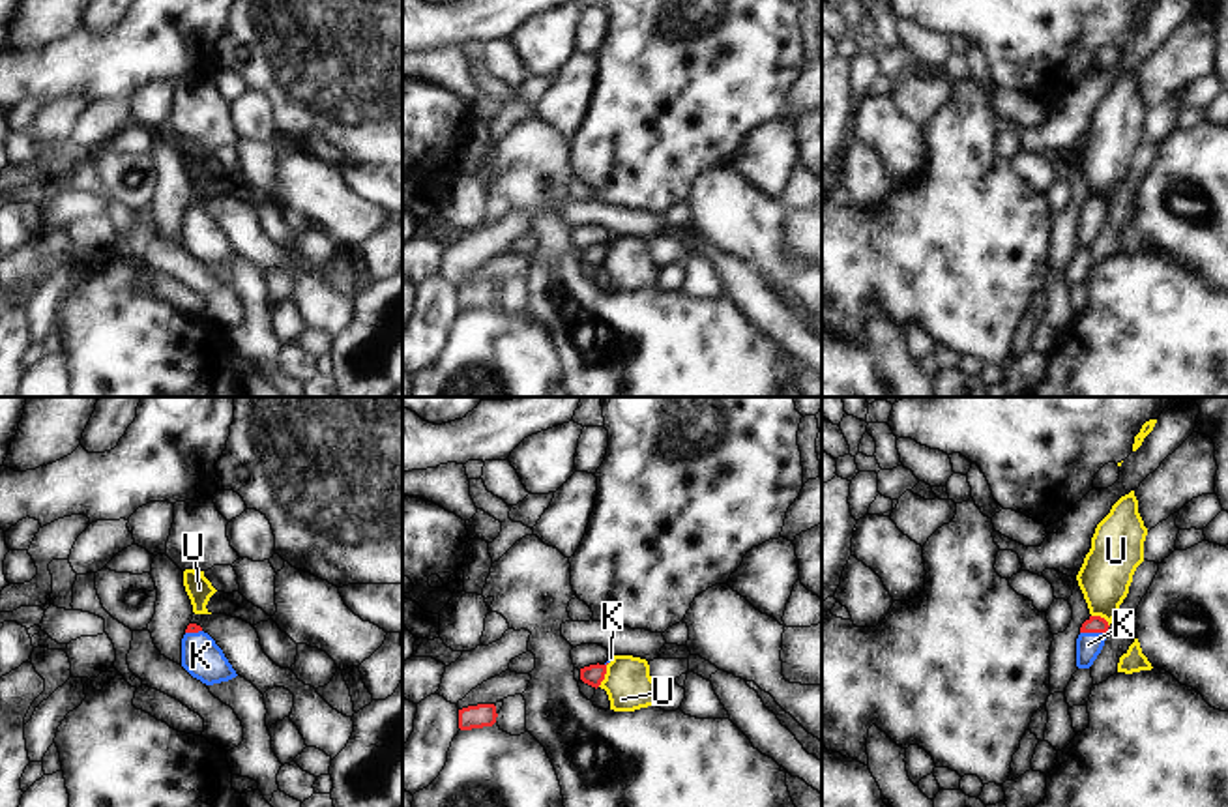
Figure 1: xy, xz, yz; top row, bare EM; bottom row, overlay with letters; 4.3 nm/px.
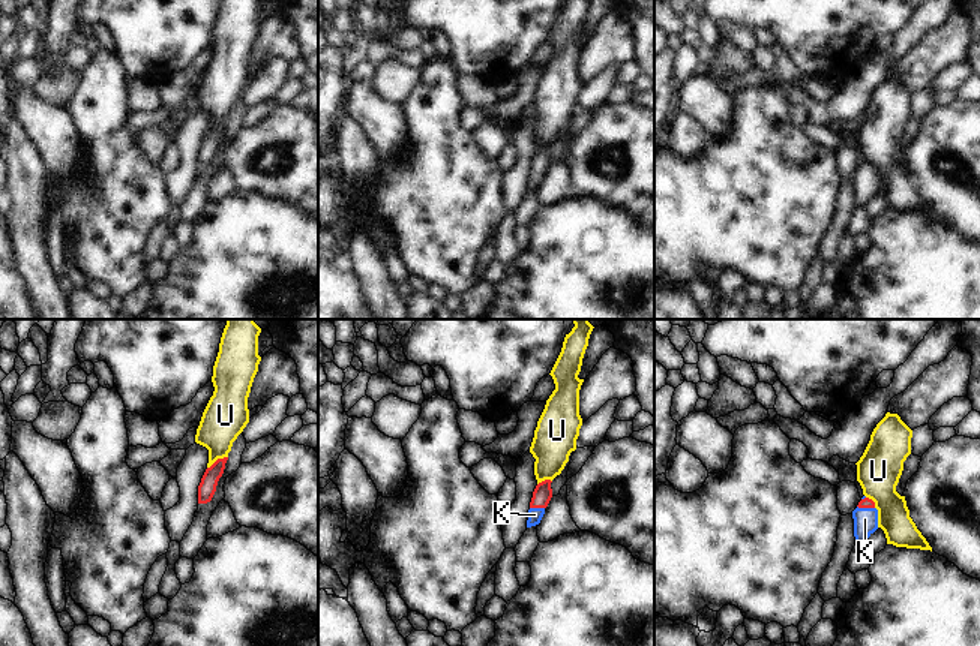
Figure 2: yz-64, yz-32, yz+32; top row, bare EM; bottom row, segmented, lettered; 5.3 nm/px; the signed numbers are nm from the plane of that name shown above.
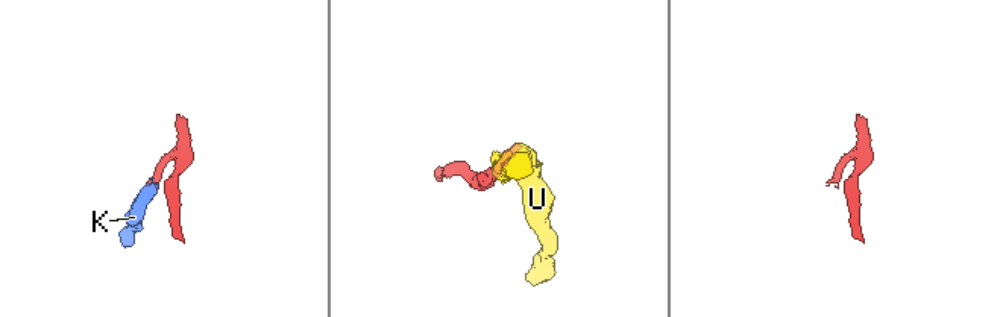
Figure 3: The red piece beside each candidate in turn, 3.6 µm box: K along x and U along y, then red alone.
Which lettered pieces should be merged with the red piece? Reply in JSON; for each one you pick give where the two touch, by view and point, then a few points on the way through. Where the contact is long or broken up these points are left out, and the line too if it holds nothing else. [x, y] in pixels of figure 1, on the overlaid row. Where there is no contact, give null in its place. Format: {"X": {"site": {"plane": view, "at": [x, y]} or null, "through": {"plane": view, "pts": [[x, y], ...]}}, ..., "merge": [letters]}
{"K": {"site": {"plane": "yz", "at": [1094, 631]}, "through": {"plane": "yz", "pts": [[1096, 624], [1094, 631], [1088, 645]]}}, "merge": ["K"]}

